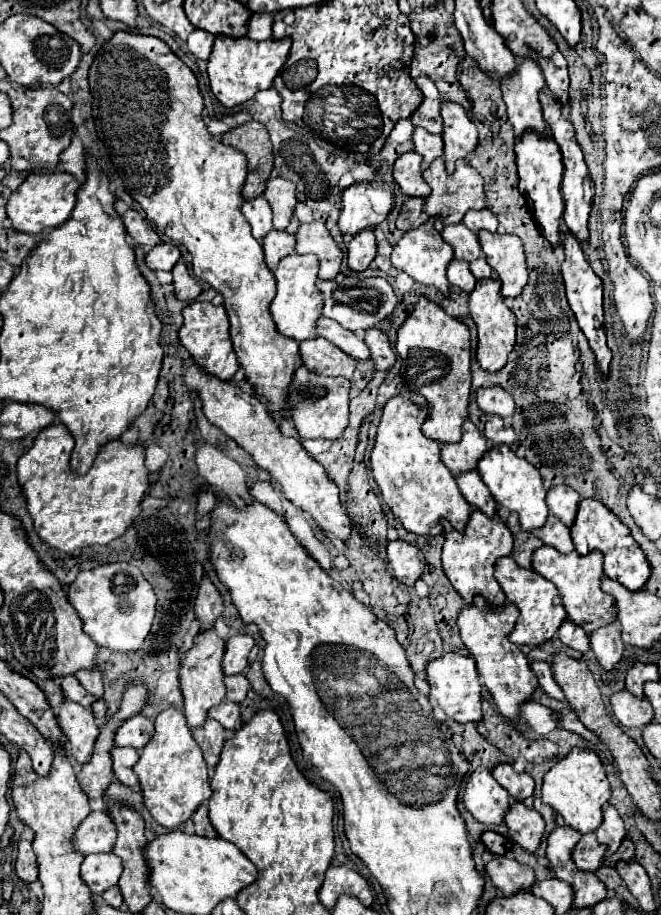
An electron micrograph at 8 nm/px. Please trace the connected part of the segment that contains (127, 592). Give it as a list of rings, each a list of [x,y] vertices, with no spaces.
[[[107,563],[81,571],[69,585],[67,597],[83,619],[83,631],[99,647],[111,651],[137,651],[151,631],[157,597],[141,571],[129,563]]]

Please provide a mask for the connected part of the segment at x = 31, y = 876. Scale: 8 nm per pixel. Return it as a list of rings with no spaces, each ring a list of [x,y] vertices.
[[[29,841],[19,843],[19,855],[17,855],[15,871],[25,883],[37,881],[37,861],[35,861],[35,853],[33,853]]]

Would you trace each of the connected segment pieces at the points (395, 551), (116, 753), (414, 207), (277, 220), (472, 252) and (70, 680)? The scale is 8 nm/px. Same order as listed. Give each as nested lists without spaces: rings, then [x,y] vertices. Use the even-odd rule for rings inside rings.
[[[389,541],[387,543],[387,561],[395,573],[395,577],[413,587],[415,581],[421,577],[425,567],[425,557],[421,549],[405,543],[405,541]]]
[[[115,747],[111,751],[111,757],[113,757],[115,777],[123,785],[127,785],[127,787],[137,787],[139,785],[139,779],[133,773],[133,767],[135,767],[135,763],[139,759],[139,751],[137,749],[131,749],[131,747]]]
[[[409,197],[403,203],[399,217],[397,217],[397,227],[401,231],[417,229],[419,225],[423,225],[429,219],[429,215],[423,211],[423,203],[425,203],[425,199],[419,199],[419,197]]]
[[[273,177],[267,181],[267,189],[263,195],[267,197],[267,201],[273,207],[273,227],[277,231],[285,231],[285,227],[291,221],[293,209],[297,205],[295,185],[289,179]]]
[[[463,223],[445,227],[441,237],[443,237],[445,243],[449,243],[453,247],[455,259],[471,263],[471,261],[481,257],[481,245],[479,245],[477,235],[473,231],[469,231]]]
[[[67,675],[67,677],[63,679],[61,687],[63,687],[65,697],[67,697],[67,699],[71,699],[71,701],[75,701],[75,703],[79,703],[79,705],[89,707],[89,705],[93,705],[93,703],[97,701],[97,697],[93,697],[91,693],[87,693],[87,691],[85,691],[85,687],[77,681],[77,677],[75,677],[75,675]]]

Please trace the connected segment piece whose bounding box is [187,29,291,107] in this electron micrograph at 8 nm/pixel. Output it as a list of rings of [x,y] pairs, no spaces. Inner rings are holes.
[[[195,29],[189,39],[187,39],[189,51],[207,61],[209,59],[209,79],[211,79],[211,89],[215,93],[215,97],[225,105],[225,107],[237,107],[249,99],[255,97],[255,93],[259,89],[269,89],[273,85],[275,75],[279,73],[279,69],[283,67],[283,63],[287,61],[289,49],[291,49],[291,39],[265,39],[265,41],[251,41],[249,37],[243,39],[231,39],[225,35],[219,35],[217,39],[201,29]],[[213,49],[213,53],[211,53]],[[211,53],[211,57],[209,57]]]

